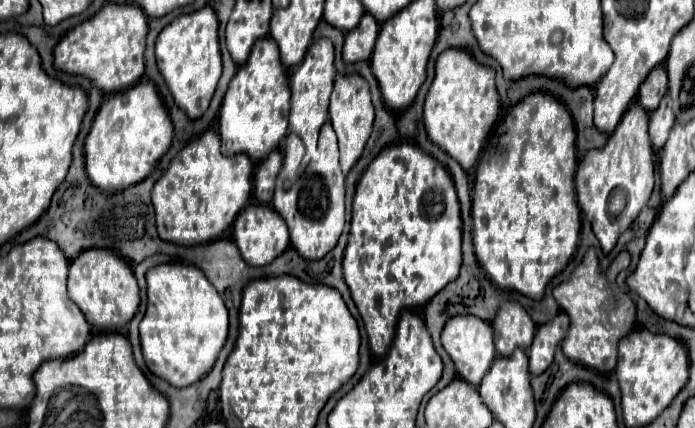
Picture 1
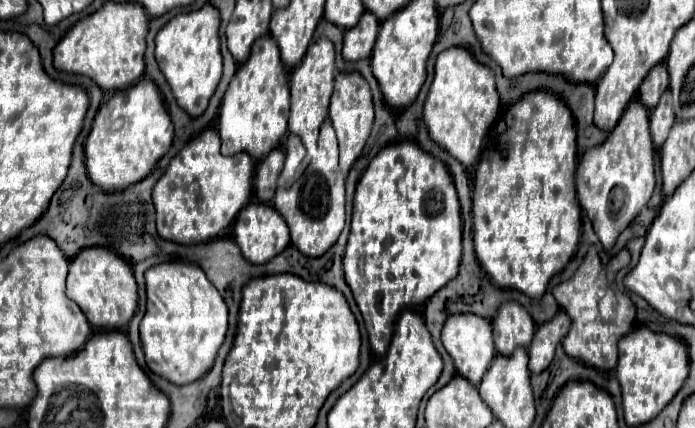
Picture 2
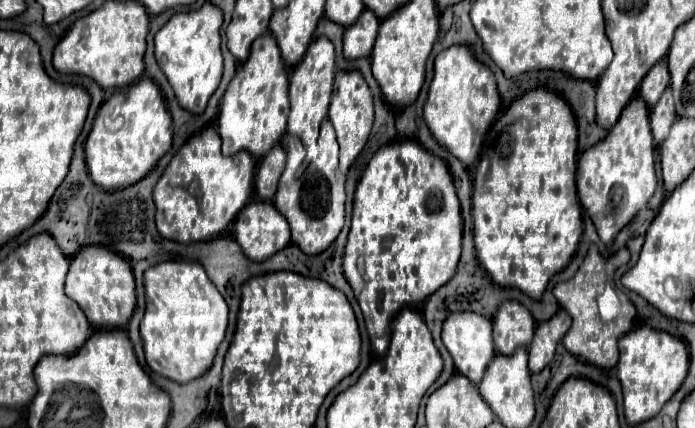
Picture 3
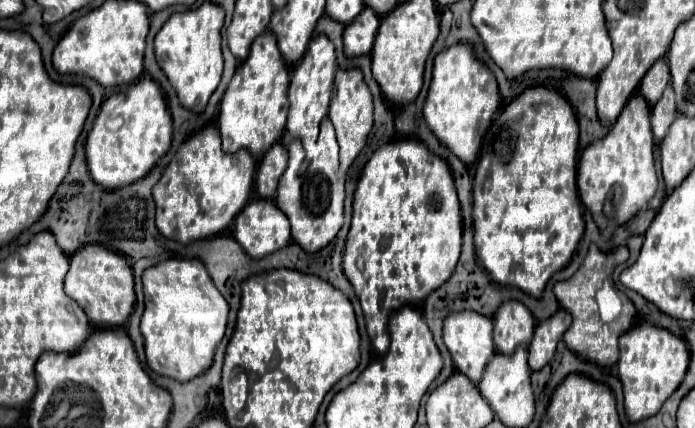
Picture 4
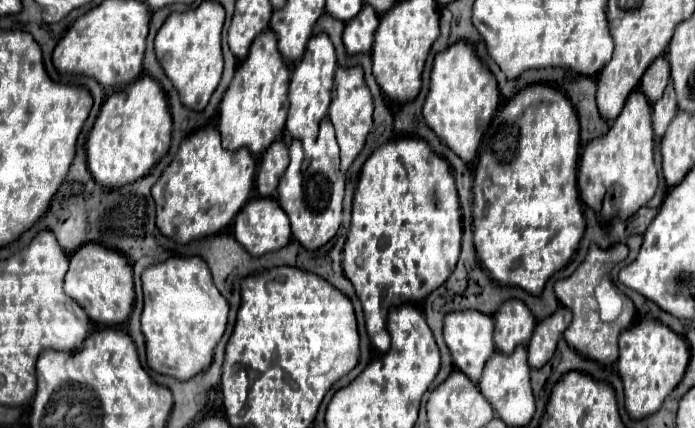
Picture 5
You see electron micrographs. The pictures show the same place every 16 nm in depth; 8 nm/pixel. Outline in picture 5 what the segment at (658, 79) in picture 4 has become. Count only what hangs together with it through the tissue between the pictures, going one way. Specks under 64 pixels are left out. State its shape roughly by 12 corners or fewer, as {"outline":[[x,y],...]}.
{"outline":[[660,56],[644,72],[640,90],[650,102],[662,96],[670,64]]}

